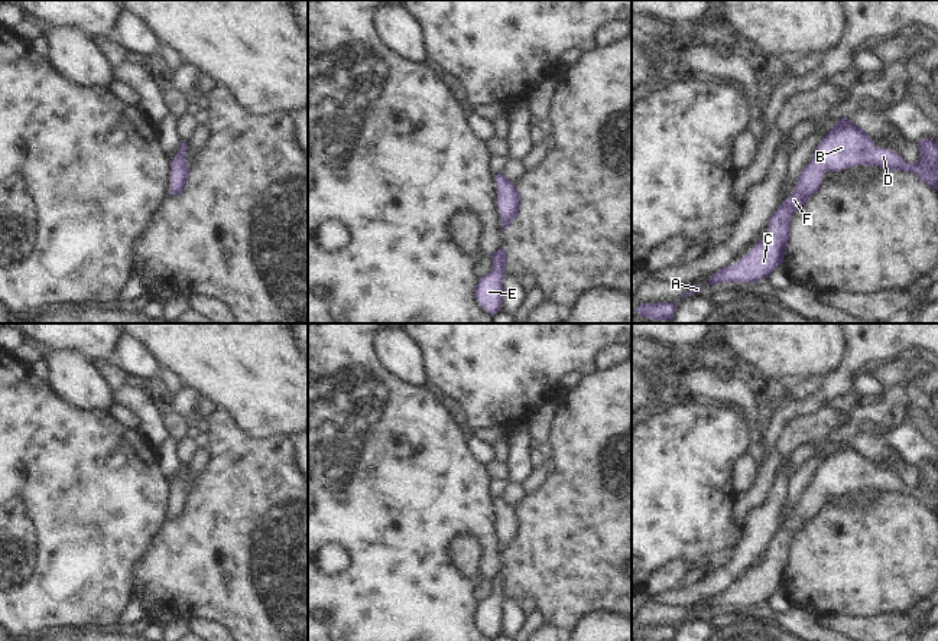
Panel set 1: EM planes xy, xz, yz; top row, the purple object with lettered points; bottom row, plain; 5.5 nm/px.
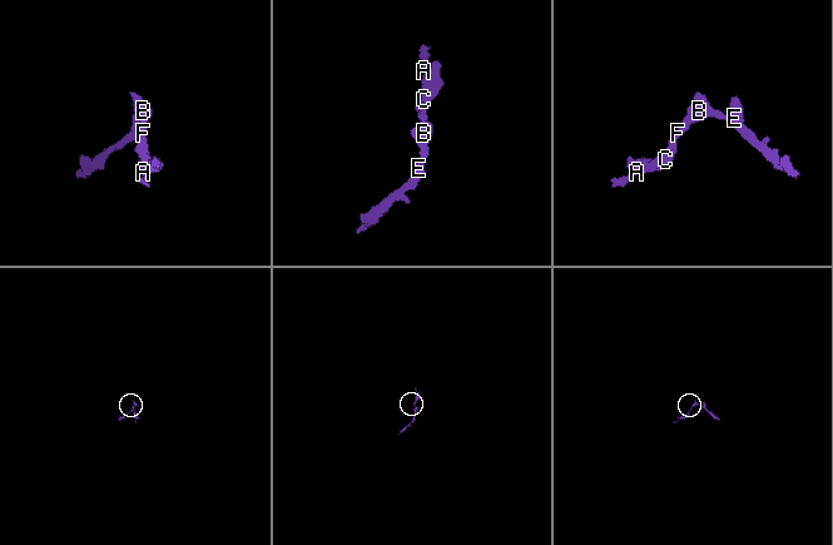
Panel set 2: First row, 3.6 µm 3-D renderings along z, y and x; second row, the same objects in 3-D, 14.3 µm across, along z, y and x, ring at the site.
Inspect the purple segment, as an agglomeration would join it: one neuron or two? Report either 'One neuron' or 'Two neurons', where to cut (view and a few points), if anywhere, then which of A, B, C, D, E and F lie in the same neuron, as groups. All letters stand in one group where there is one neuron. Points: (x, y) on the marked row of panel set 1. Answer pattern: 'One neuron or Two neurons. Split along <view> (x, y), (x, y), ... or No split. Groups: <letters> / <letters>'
One neuron. No split. Groups: A B C D E F.

